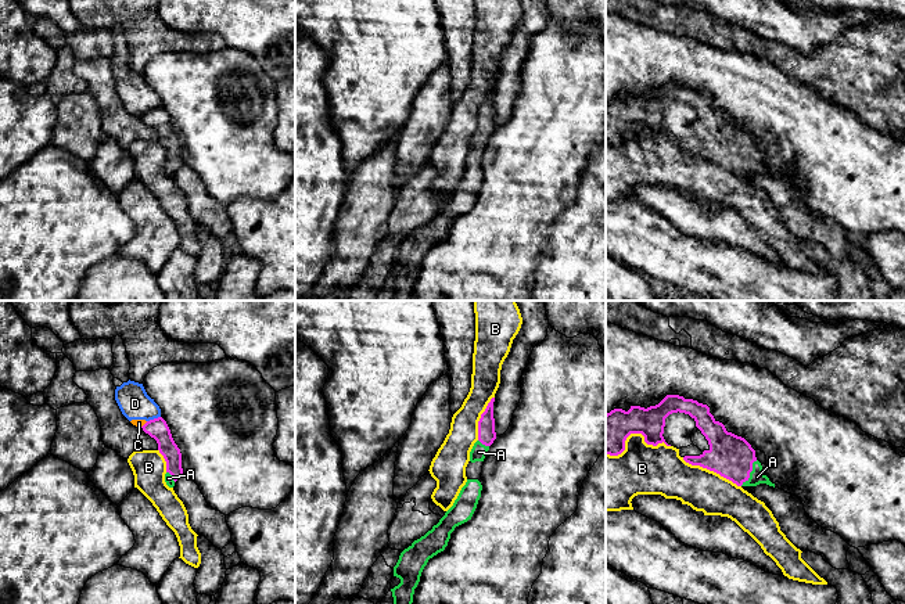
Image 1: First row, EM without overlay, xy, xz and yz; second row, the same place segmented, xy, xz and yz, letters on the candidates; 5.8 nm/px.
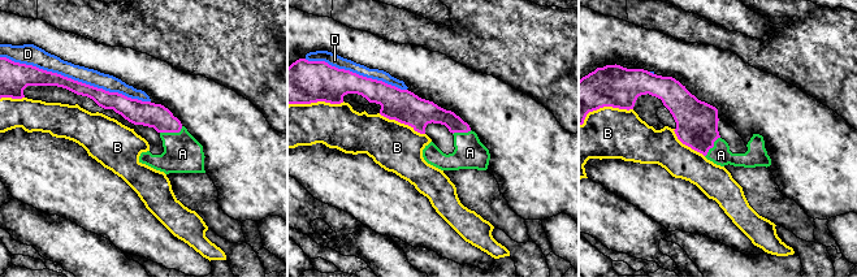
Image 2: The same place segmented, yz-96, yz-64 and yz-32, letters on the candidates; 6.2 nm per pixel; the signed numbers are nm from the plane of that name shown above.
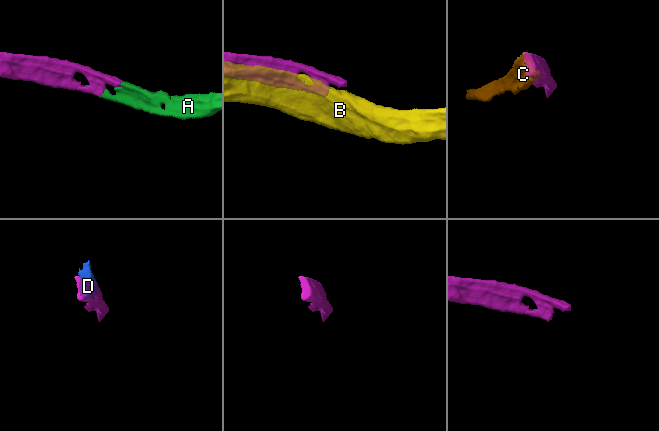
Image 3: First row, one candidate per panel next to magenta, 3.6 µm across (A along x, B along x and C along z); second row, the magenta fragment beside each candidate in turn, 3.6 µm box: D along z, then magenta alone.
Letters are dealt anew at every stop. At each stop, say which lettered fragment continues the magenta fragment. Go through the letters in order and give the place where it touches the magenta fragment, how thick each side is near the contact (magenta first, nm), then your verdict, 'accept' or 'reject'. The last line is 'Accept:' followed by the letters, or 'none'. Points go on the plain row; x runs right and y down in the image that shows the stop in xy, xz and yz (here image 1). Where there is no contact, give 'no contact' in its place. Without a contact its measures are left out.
A: yz (750, 161) | 260/90 nm | accept
B: yz (635, 122) | 240/300 nm | reject
C: xy (144, 114) | 120/50 nm | reject
D: xy (154, 108) | 120/180 nm | reject
Accept: A

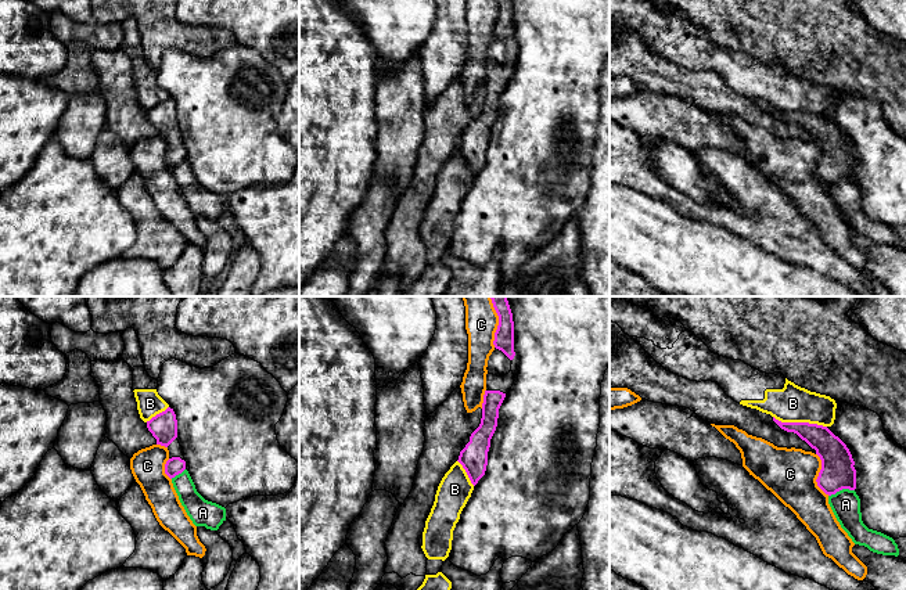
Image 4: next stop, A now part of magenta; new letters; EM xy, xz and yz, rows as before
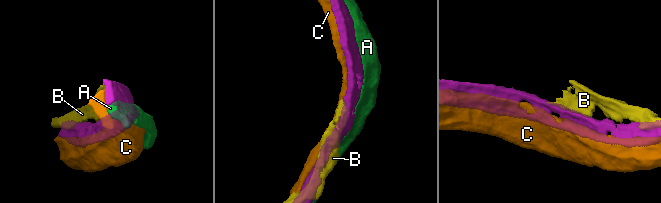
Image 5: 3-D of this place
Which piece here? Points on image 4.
A: yz (841, 179) | 200/170 nm | reject
B: yz (800, 112) | 160/220 nm | reject
C: yz (819, 165) | 200/300 nm | reject
Accept: none

